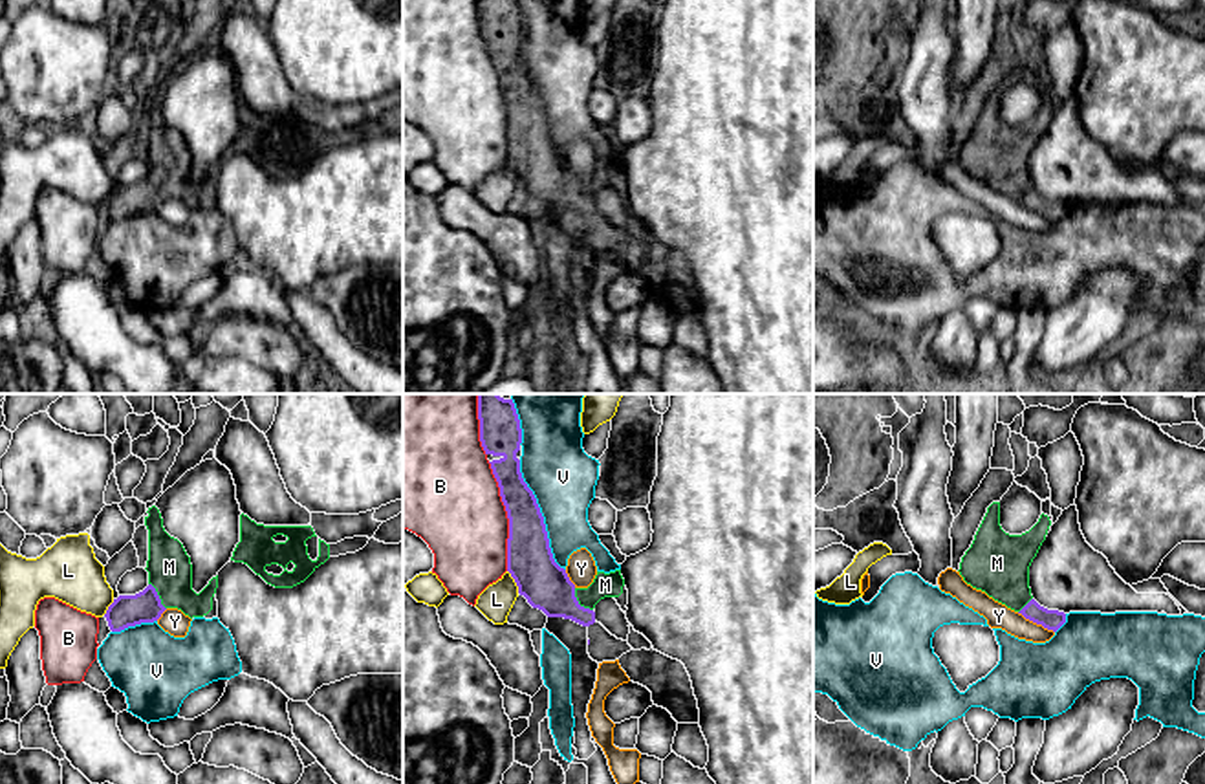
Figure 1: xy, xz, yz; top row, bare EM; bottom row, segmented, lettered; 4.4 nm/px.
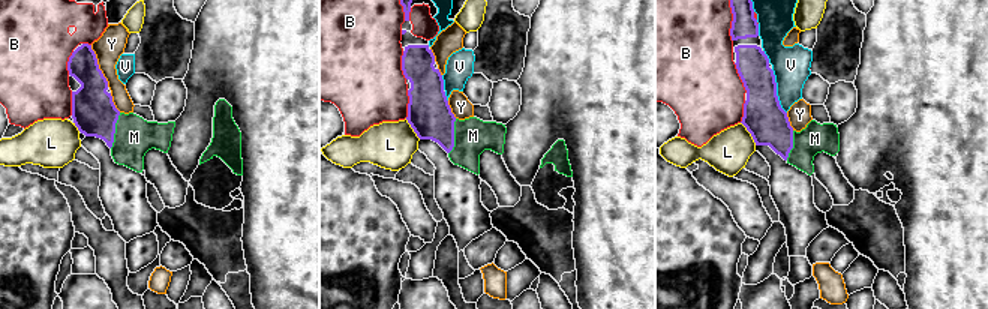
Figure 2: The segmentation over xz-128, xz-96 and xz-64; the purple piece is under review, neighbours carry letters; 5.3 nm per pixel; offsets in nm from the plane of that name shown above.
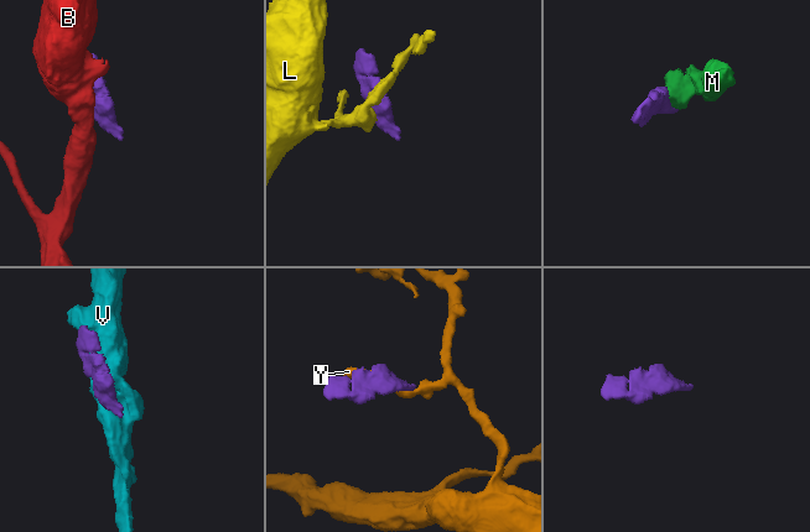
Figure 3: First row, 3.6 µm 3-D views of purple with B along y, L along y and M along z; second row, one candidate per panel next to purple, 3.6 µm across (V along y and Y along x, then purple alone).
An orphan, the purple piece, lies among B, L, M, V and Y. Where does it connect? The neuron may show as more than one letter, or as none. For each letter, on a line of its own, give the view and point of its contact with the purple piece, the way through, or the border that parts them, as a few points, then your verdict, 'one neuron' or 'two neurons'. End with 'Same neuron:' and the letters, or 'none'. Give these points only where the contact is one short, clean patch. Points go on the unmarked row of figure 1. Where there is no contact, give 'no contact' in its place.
B: meets purple in xz at (508, 107); two neurons
L: meets purple in xz at (515, 171); border along xz (508, 160), (519, 182); two neurons
M: meets purple in xz at (577, 193); runs through xz (546, 176), (561, 189), (577, 193), (605, 174); one neuron
V: meets purple in xz at (541, 105); two neurons
Y: meets purple in yz at (1035, 211); two neurons
Same neuron: M

